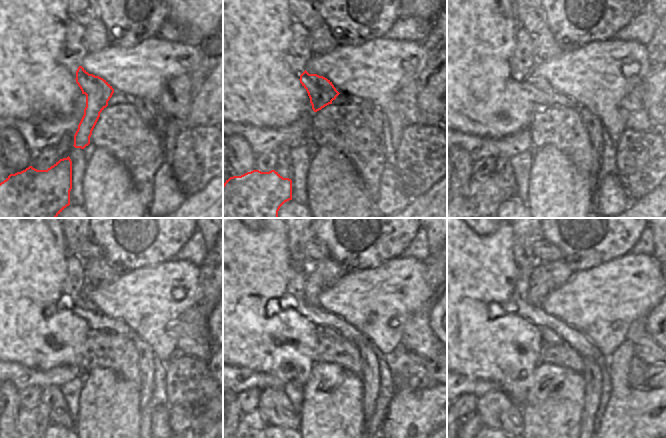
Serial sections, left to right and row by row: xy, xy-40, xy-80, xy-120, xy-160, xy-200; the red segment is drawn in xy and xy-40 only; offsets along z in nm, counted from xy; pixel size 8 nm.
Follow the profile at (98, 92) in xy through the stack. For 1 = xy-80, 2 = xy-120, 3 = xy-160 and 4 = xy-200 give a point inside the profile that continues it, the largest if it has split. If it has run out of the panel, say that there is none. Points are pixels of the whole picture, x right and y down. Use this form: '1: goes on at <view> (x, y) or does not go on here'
1: goes on at xy-80 (538, 82)
2: goes on at xy-120 (85, 302)
3: goes on at xy-160 (313, 288)
4: goes on at xy-200 (538, 288)

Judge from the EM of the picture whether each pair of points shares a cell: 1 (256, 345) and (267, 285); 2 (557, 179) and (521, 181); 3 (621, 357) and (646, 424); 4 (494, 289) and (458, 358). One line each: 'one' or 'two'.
1: one
2: two
3: one
4: one

